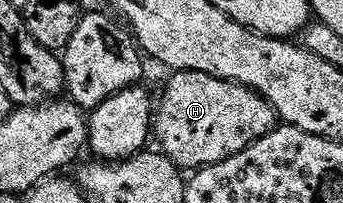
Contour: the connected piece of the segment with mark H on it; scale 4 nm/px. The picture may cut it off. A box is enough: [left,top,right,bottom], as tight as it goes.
[154,71,278,169]

